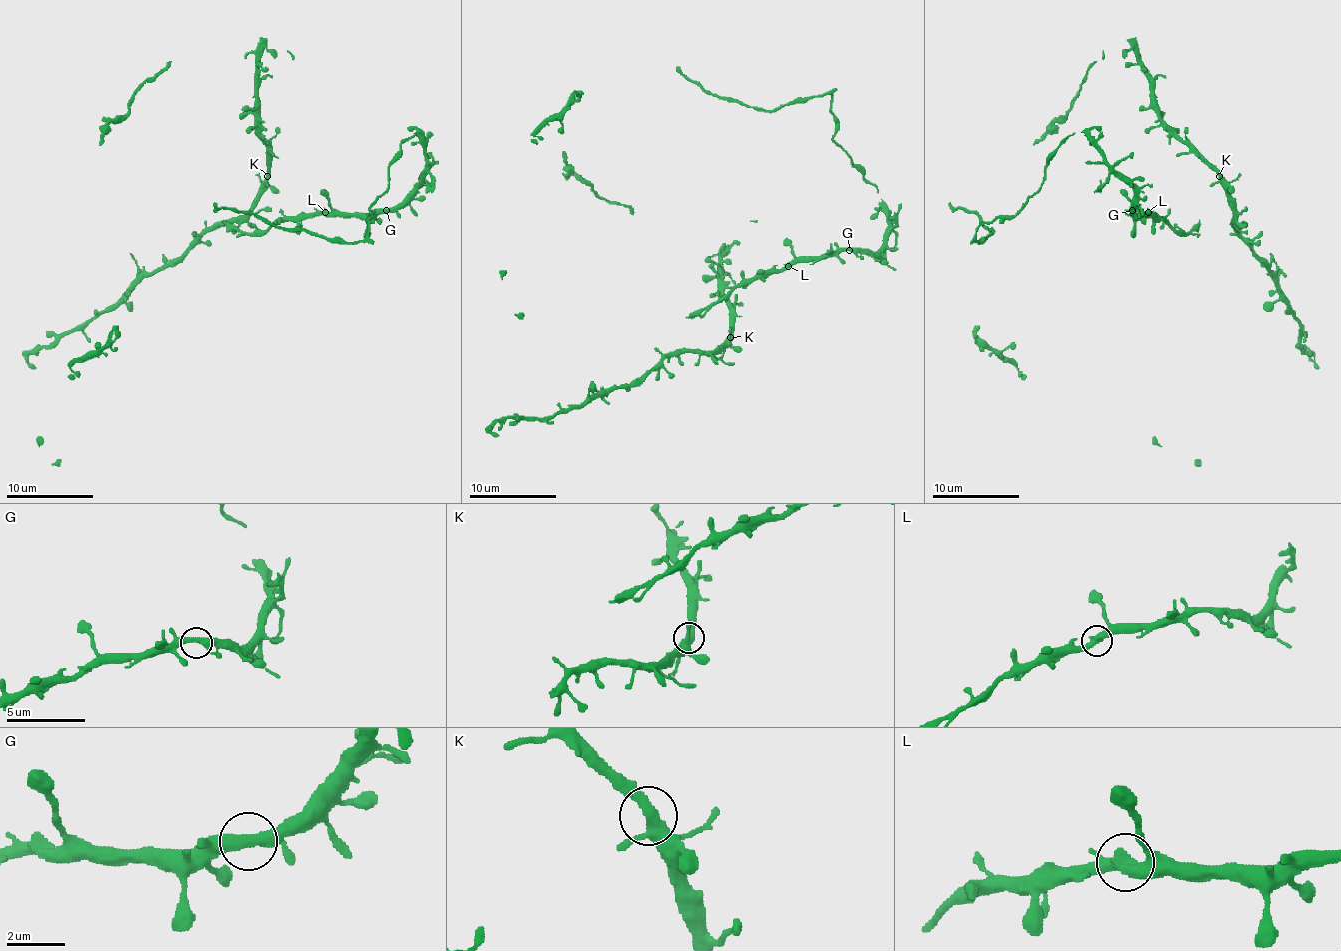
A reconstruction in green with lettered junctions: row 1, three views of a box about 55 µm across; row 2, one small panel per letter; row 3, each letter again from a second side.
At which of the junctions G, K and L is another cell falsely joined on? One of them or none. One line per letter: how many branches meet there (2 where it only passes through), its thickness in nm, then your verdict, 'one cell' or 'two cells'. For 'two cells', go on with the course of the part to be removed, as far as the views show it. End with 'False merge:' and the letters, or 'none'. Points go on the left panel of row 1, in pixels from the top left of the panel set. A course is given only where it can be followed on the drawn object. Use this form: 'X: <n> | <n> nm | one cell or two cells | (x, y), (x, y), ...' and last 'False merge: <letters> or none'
G: 3 | 360 nm | one cell
K: 3 | 320 nm | one cell
L: 3 | 340 nm | one cell
False merge: none

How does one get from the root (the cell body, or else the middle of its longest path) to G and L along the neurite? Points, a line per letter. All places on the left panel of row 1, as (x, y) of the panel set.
G: (401, 202), (386, 210)
L: (401, 202), (390, 208), (375, 208), (369, 212), (325, 212)

